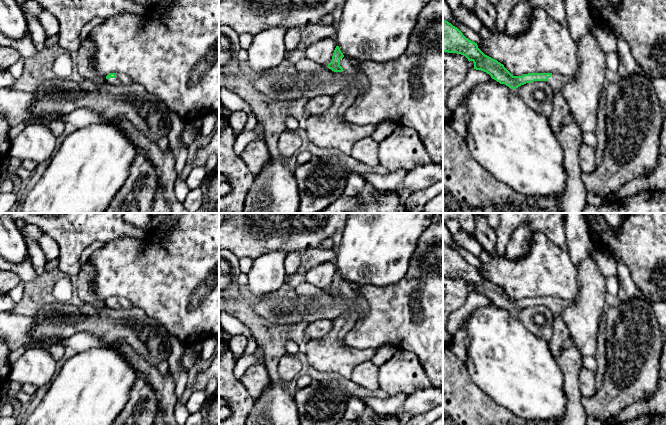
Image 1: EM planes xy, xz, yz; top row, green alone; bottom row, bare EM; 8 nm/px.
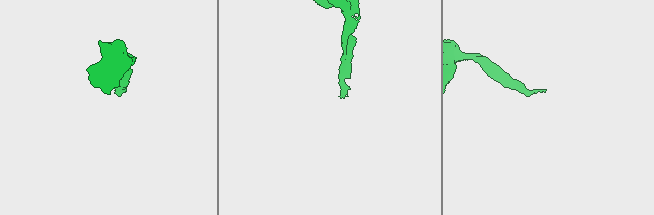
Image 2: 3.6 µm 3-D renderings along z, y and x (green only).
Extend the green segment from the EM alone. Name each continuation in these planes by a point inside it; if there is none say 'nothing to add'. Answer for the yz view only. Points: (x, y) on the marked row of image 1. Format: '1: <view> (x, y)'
1: yz (582, 91)

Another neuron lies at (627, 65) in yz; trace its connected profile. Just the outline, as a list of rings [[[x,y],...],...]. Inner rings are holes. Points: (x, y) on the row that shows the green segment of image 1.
[[[623,38],[617,39],[617,54],[619,57],[618,74],[621,77],[626,77],[631,74],[643,74],[643,69],[634,60],[630,46]]]

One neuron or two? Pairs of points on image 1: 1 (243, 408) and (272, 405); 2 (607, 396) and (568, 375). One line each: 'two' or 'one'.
1: two
2: two

